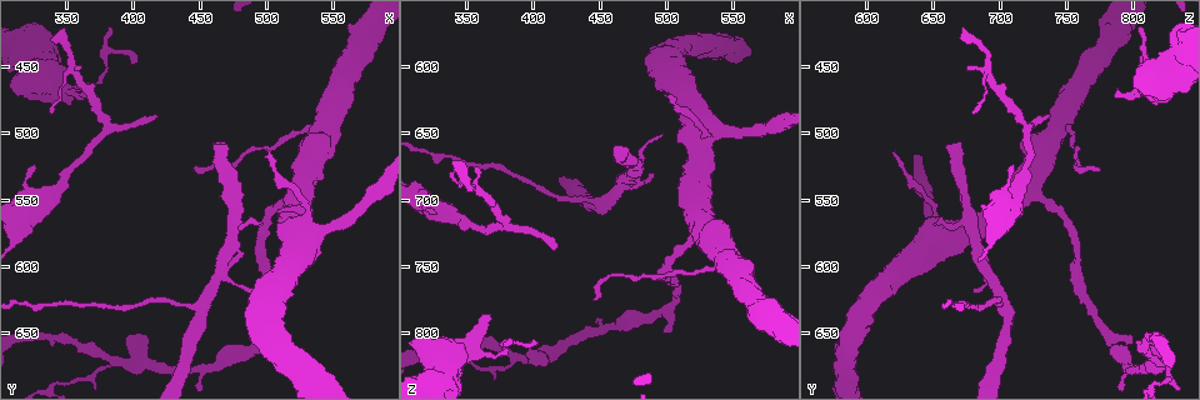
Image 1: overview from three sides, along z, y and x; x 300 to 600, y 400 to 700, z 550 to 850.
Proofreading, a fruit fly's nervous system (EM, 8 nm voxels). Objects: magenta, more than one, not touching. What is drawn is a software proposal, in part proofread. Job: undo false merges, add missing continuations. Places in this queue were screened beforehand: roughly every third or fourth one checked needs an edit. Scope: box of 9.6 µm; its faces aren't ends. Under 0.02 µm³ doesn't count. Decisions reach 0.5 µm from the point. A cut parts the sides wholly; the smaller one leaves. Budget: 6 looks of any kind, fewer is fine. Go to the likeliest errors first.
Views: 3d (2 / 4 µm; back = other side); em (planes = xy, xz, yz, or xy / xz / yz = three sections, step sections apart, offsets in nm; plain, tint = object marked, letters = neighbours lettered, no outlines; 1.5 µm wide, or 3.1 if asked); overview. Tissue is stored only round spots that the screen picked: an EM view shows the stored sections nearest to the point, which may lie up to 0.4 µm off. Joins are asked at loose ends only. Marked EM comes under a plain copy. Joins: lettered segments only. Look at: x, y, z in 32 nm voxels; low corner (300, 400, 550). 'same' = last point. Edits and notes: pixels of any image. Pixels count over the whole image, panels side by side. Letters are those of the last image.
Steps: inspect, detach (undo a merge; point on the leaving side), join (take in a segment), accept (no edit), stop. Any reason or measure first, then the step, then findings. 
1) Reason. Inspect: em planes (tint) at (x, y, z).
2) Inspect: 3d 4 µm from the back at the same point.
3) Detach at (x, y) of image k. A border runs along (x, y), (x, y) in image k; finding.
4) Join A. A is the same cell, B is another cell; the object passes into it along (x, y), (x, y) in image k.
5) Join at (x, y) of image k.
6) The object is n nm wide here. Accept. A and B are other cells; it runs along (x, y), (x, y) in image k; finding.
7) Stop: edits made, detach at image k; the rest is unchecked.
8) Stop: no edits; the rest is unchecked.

Tapers out. Inspect: em yz step 4 (tint) at (500, 514, 622).

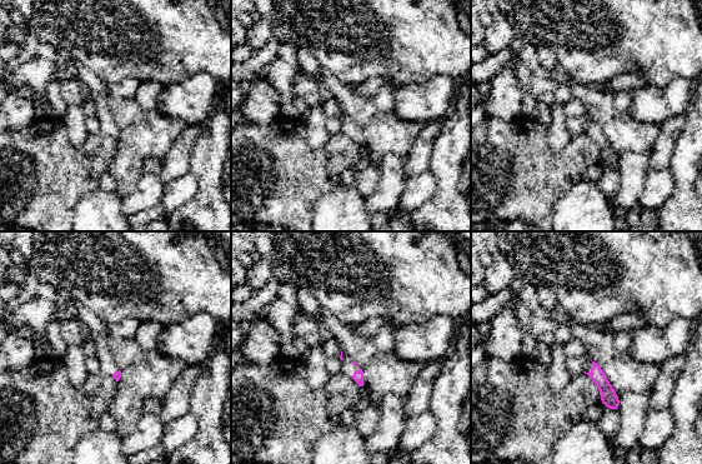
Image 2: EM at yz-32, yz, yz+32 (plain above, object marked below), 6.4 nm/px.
Inspect: em planes (letters) at the same point.

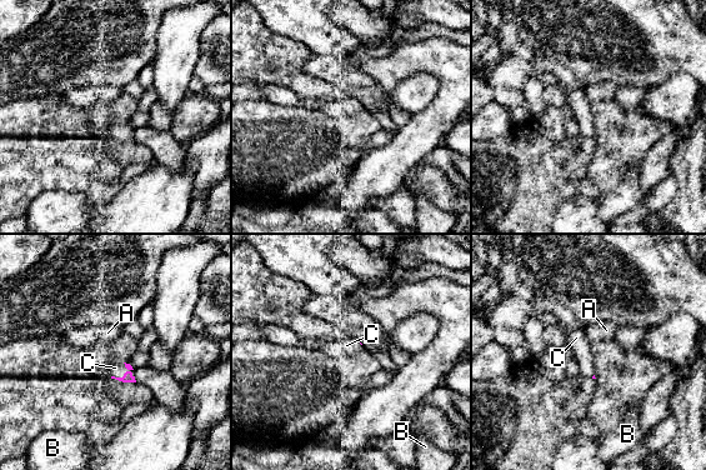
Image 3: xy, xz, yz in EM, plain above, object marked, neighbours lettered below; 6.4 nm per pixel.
Join C. C is the same cell, A and B are other cells; it goes on there.

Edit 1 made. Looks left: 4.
An open end. Inspect: 3d 2 µm at (350, 422, 672).

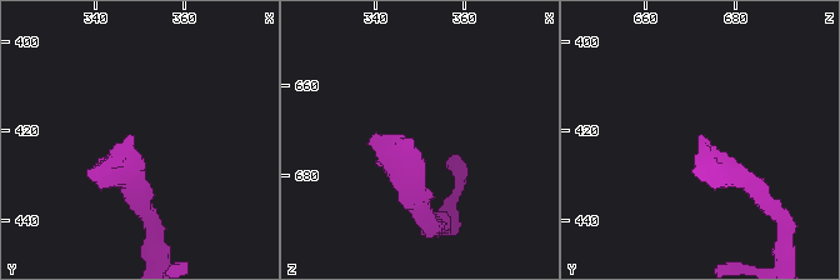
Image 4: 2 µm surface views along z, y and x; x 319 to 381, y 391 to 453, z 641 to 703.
Need the tissue. Inspect: em planes (letters) at (349, 422, 673).

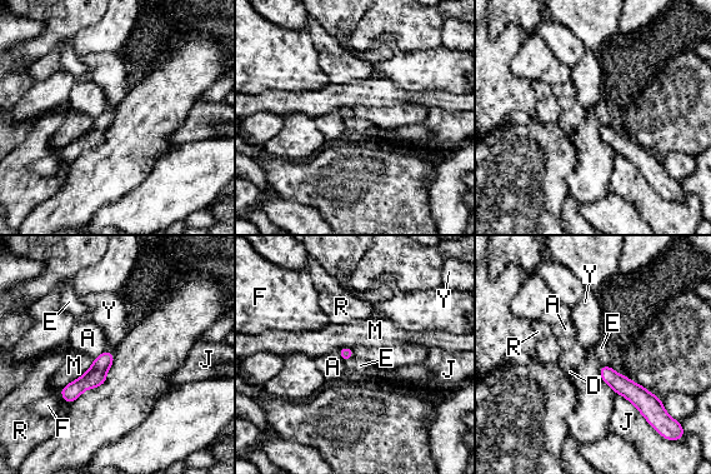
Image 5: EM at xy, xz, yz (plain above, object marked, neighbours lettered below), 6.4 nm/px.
Accept. A, D, E, F, J, M, R and Y are other cells; it runs along (602, 369), (652, 403) in image 5; none of them fits.

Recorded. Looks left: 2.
Free end. Inspect: 3d 2 µm at (366, 472, 786).

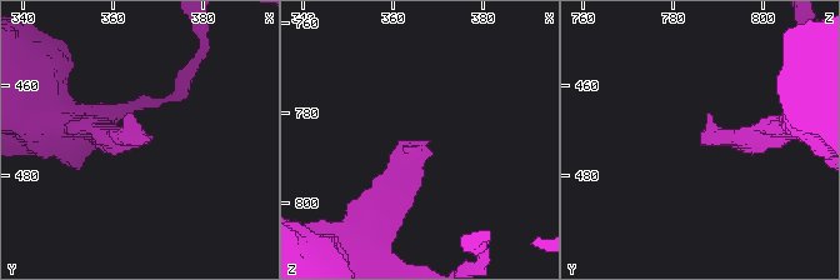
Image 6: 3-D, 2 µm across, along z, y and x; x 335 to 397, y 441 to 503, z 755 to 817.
Inspect: em planes (letters) at (367, 473, 787).

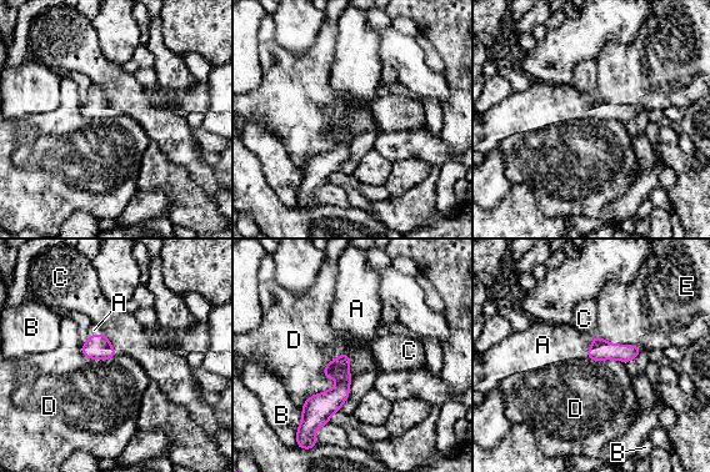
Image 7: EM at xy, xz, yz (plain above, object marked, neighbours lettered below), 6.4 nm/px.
Join A. A is the same cell, B, C, D and E are other cells; the object passes into it along (599, 350), (589, 347), (550, 345) in image 7; the neuron continues.

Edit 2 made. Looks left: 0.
Stop: edits made, join at image 3, join at image 7; the rest is unchecked.

